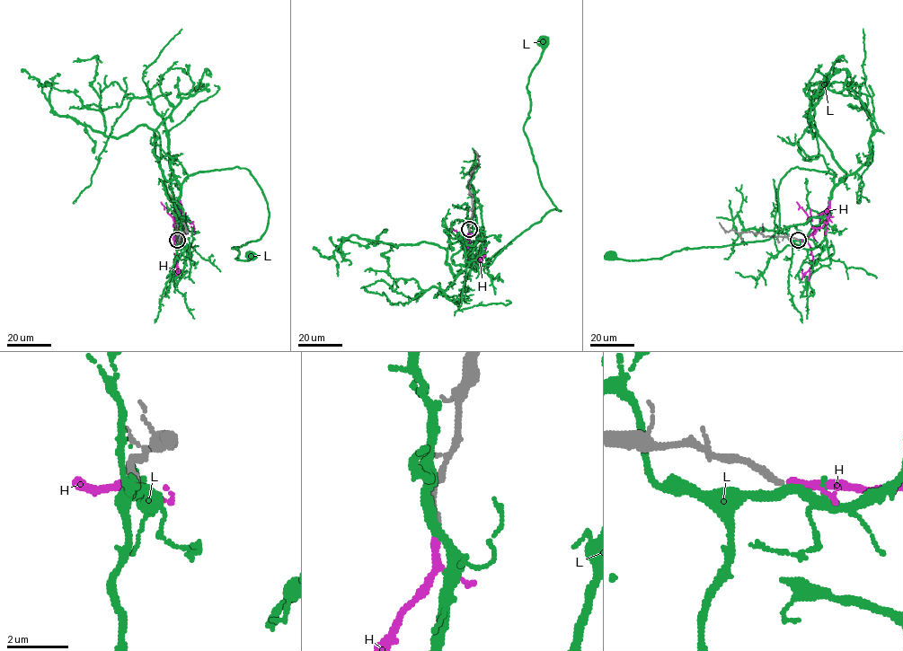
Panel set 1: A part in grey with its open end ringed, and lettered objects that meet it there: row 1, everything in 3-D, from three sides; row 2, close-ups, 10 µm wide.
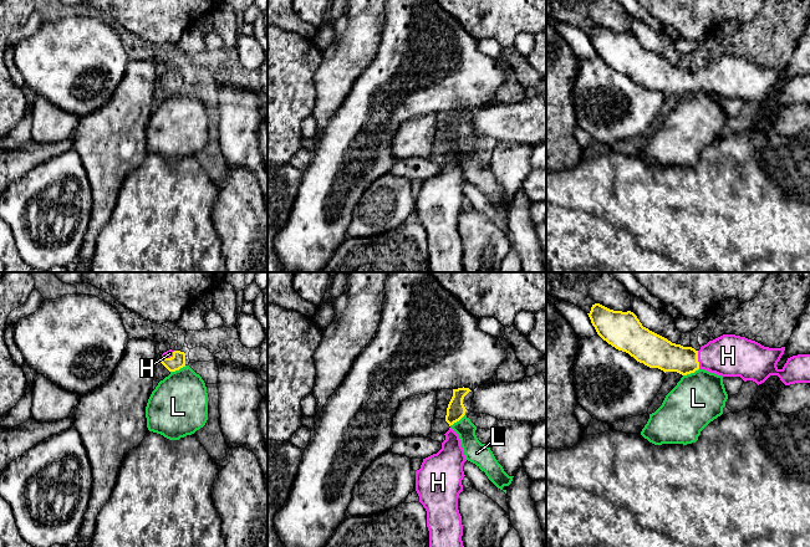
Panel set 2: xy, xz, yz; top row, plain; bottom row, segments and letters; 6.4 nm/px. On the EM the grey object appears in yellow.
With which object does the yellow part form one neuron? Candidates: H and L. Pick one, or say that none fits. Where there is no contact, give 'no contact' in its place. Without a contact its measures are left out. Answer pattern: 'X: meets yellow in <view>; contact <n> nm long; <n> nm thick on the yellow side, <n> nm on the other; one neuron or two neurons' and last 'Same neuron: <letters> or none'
H: meets yellow in yz; contact 110 nm long; 200 nm thick on the yellow side, 280 nm on the other; one neuron
L: meets yellow in yz; contact 120 nm long; 200 nm thick on the yellow side, 340 nm on the other; two neurons
Same neuron: H

